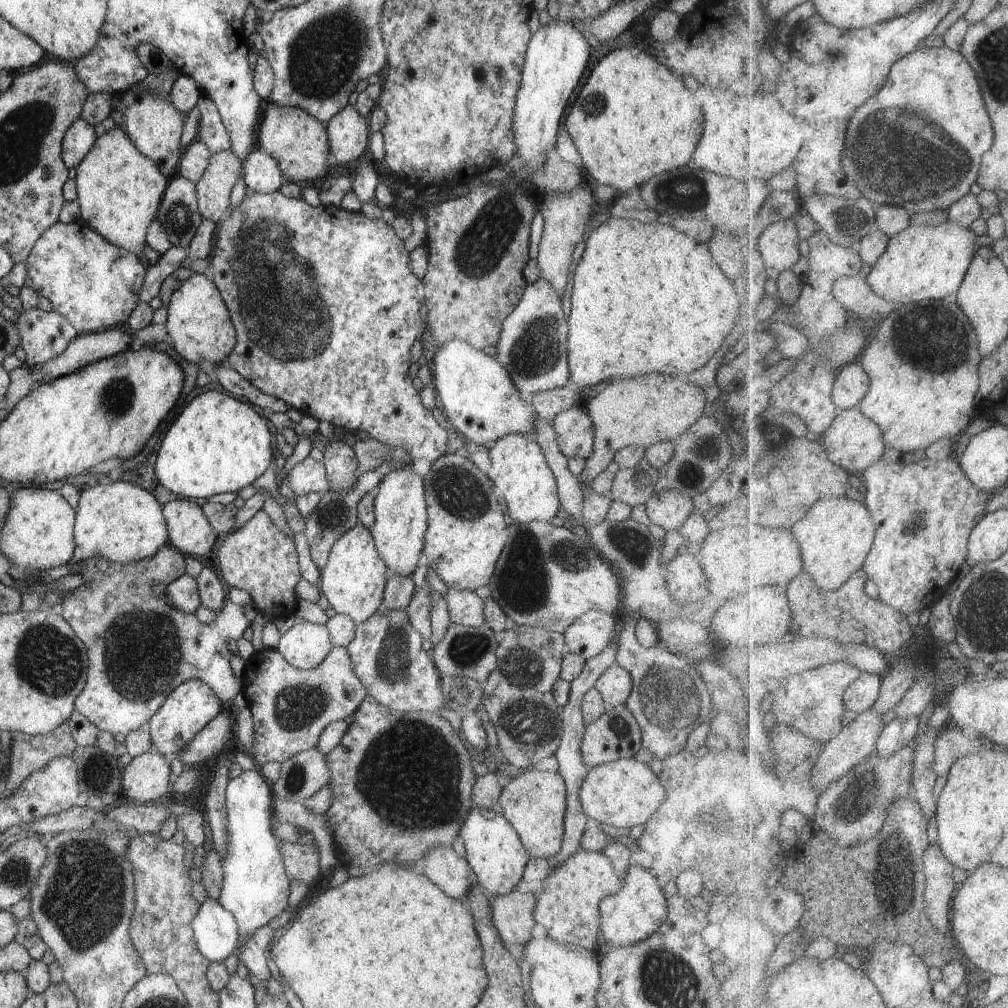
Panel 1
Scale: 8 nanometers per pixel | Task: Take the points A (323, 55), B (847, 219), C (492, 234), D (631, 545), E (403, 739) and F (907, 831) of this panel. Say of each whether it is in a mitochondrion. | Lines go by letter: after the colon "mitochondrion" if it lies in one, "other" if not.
A: mitochondrion
B: mitochondrion
C: mitochondrion
D: mitochondrion
E: mitochondrion
F: other

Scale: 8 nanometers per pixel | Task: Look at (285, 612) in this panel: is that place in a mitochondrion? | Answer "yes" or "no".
no

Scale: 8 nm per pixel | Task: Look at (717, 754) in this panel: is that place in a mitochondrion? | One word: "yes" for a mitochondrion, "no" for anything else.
no

